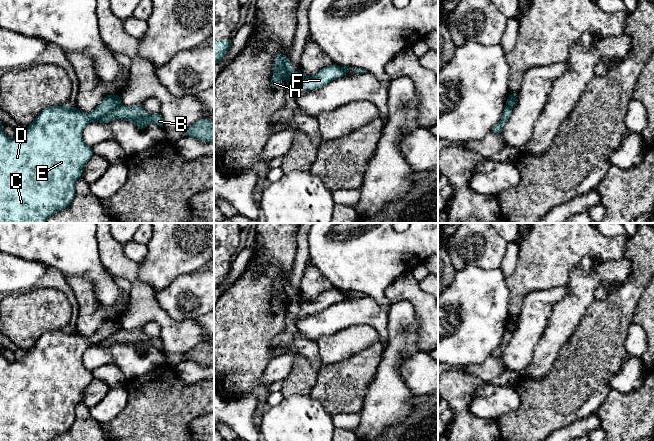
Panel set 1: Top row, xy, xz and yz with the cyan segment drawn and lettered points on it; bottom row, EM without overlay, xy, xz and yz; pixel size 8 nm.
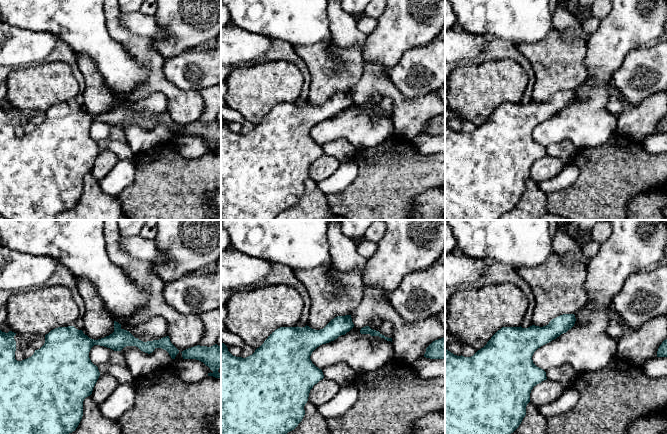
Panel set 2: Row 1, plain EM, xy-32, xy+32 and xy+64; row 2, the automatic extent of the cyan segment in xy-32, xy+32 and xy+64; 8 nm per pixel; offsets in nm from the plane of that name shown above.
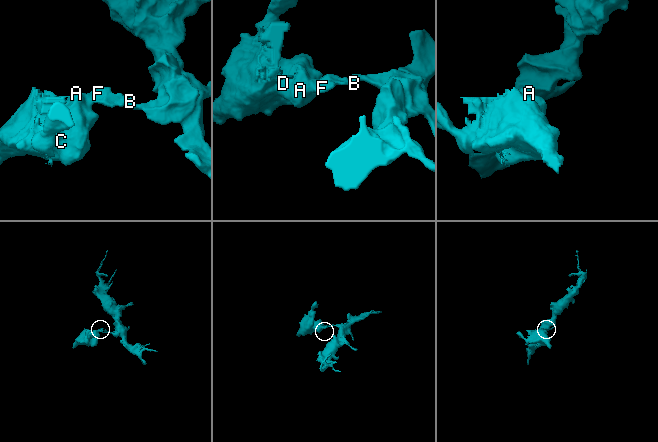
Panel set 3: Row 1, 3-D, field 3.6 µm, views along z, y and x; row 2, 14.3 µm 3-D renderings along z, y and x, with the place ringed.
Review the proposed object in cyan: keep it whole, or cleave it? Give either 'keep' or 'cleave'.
cleave

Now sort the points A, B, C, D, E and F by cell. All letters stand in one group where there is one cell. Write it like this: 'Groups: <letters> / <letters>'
Groups: A C D E F / B

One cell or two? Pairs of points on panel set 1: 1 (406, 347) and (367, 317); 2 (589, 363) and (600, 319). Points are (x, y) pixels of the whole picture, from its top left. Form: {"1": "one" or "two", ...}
{"1": "two", "2": "one"}

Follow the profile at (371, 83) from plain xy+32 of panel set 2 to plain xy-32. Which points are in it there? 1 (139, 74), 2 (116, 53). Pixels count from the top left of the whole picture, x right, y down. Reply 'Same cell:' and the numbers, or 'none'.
Same cell: none

